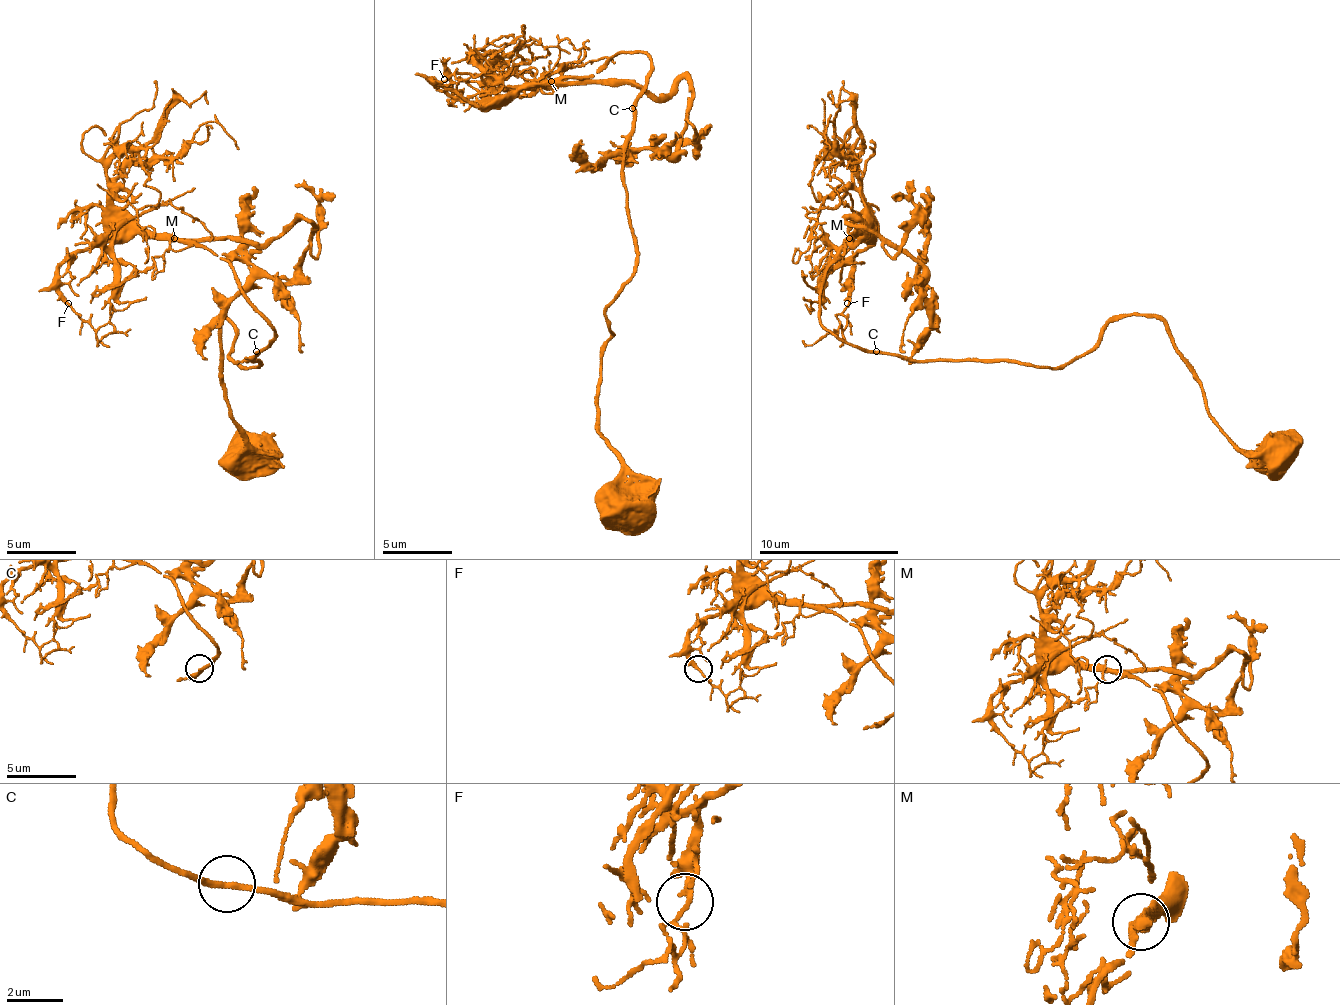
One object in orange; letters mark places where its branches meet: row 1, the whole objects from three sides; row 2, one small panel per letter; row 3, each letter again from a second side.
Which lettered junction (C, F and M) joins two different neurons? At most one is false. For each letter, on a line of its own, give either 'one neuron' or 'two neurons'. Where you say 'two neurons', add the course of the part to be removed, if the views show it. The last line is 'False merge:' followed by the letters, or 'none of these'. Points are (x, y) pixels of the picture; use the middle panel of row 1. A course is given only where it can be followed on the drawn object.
C: one neuron
F: one neuron
M: one neuron
False merge: none of these

